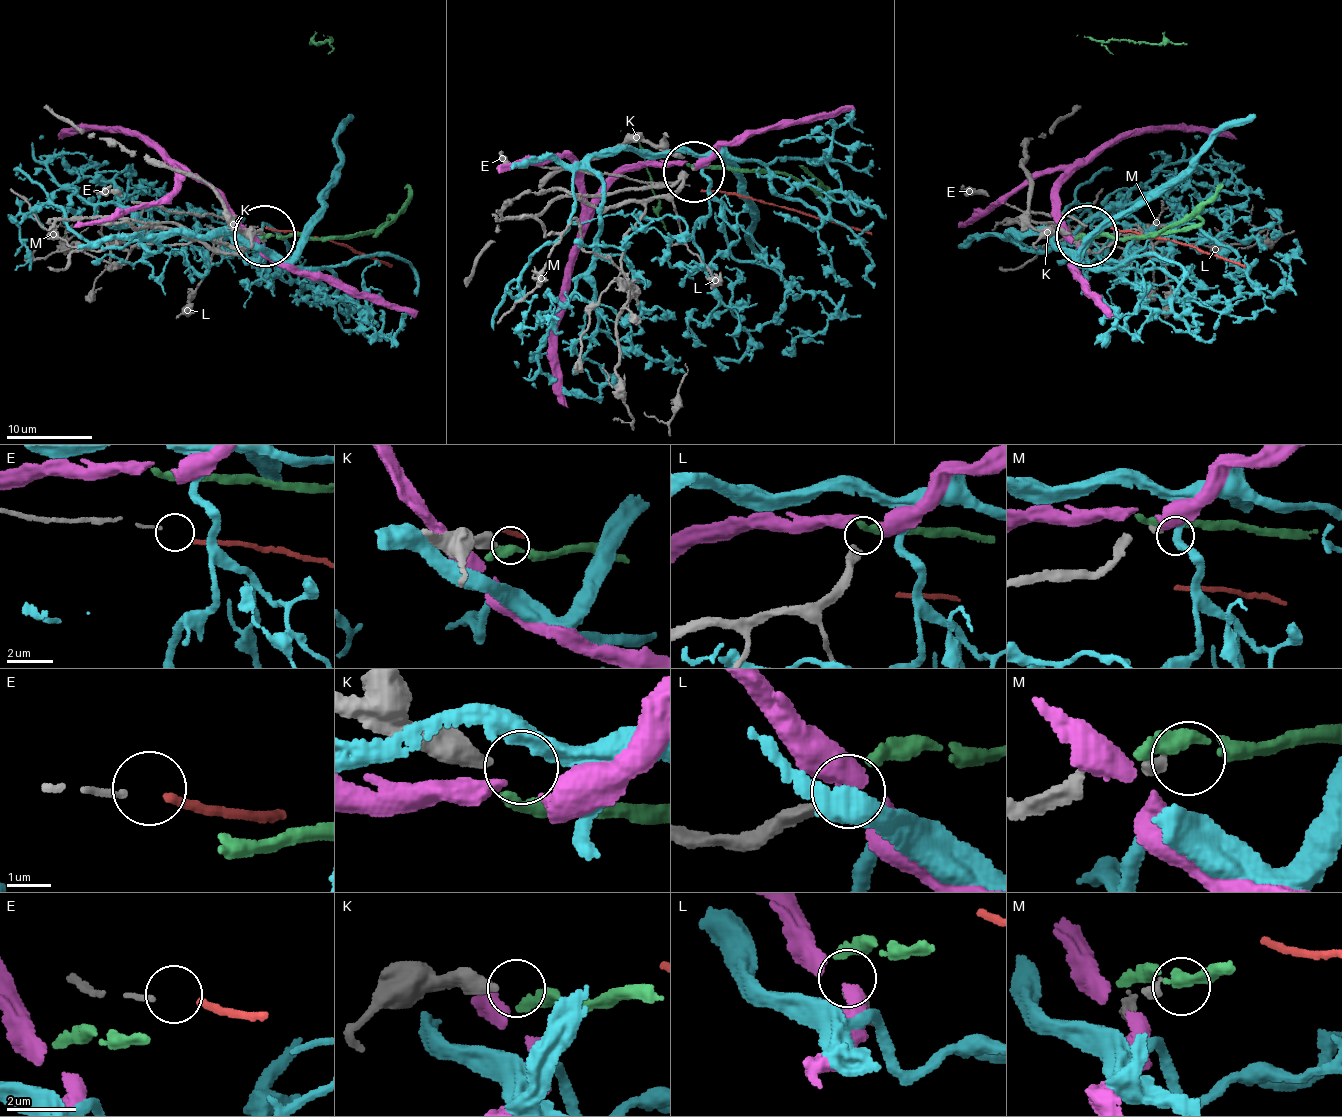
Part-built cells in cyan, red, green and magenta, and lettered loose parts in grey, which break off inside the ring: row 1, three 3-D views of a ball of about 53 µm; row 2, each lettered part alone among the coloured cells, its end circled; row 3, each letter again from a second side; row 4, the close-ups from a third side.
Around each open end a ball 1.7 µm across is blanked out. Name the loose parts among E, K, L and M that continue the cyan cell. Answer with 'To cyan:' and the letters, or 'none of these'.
To cyan: none of these

